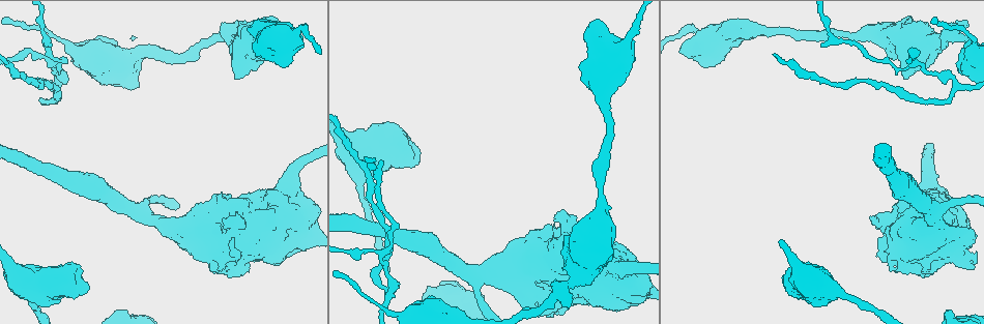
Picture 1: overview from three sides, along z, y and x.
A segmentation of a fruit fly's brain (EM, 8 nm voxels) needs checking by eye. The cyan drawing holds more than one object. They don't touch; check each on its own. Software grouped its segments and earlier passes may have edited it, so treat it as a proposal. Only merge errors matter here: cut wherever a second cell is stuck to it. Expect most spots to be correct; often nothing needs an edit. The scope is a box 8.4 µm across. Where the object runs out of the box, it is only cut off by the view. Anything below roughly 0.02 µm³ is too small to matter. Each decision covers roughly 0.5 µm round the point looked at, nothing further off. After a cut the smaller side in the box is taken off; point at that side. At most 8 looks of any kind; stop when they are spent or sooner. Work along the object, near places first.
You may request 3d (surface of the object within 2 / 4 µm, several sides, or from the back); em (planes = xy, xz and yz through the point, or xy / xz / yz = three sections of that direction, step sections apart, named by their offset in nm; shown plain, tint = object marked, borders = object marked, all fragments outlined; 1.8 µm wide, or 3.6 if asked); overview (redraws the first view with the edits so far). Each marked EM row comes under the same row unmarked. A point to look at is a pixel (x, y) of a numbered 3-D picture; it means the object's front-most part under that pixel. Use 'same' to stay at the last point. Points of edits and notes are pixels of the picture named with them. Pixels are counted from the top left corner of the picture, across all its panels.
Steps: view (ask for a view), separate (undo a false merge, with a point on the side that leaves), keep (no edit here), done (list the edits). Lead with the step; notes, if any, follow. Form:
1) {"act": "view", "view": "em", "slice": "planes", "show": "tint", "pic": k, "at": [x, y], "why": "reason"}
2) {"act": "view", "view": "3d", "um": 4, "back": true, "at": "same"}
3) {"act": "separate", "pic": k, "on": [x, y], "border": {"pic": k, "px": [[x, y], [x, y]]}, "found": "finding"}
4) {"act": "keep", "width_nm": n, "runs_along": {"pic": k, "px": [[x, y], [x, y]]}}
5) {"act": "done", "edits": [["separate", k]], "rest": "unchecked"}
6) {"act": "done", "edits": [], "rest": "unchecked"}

{"act": "view", "view": "3d", "um": 4, "pic": 1, "at": [828, 288], "why": "calibre changes"}

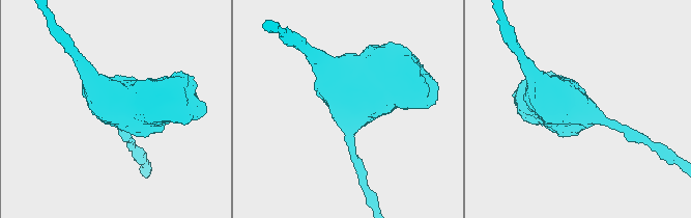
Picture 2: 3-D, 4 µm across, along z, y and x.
{"act": "view", "view": "em", "um": 3.6, "slice": "xz", "step": 4, "show": "tint", "pic": 2, "at": [579, 111]}

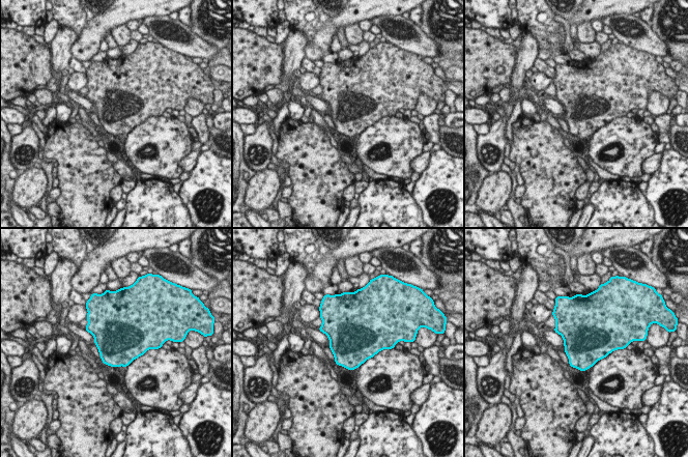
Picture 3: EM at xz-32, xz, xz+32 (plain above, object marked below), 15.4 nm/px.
{"act": "view", "view": "em", "um": 3.6, "slice": "planes", "show": "borders", "at": "same", "why": "cut it another way"}

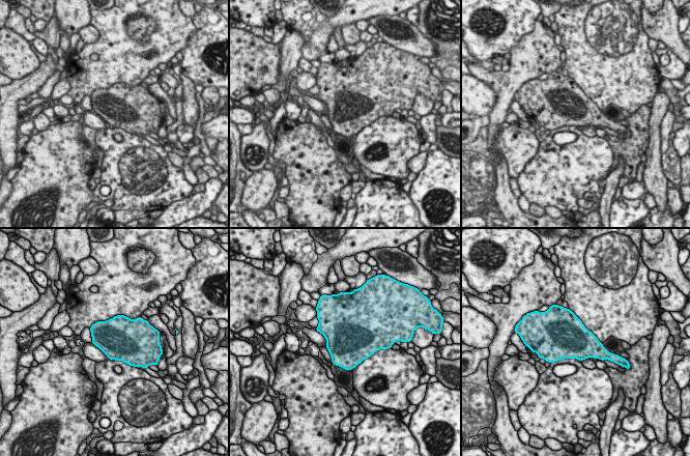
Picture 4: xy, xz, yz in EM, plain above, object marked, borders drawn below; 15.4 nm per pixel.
{"act": "keep", "found": "all the same cell"}

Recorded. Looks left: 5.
{"act": "view", "view": "3d", "um": 2, "pic": 1, "at": [955, 83]}

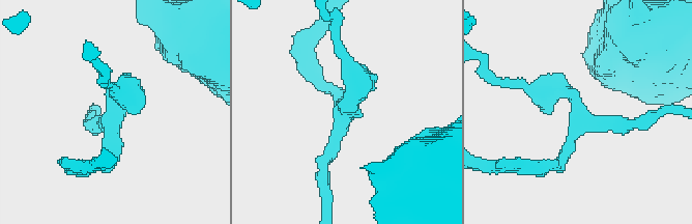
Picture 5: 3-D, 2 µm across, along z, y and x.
{"act": "view", "view": "em", "slice": "planes", "show": "borders", "pic": 5, "at": [577, 115], "arms": 3, "why": "need the tissue"}

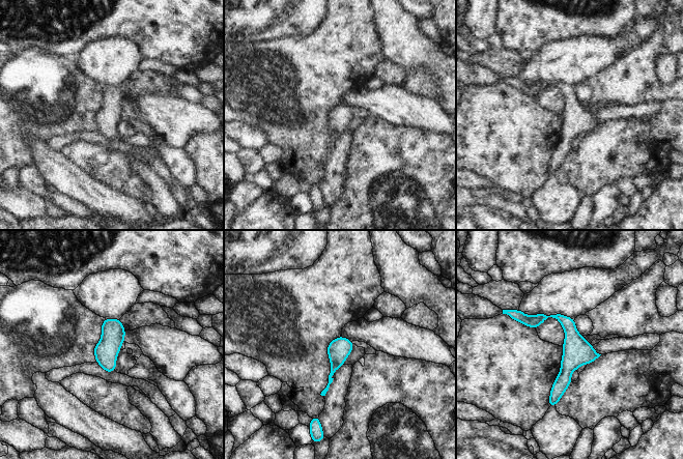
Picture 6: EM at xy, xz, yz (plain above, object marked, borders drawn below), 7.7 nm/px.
{"act": "keep", "runs_along": {"pic": 6, "px": [[519, 314], [558, 316], [571, 331], [553, 403]]}, "found": "continuous, no second cell"}

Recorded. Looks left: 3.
{"act": "view", "view": "3d", "um": 4, "pic": 1, "at": [311, 236], "why": "thick turns thin"}

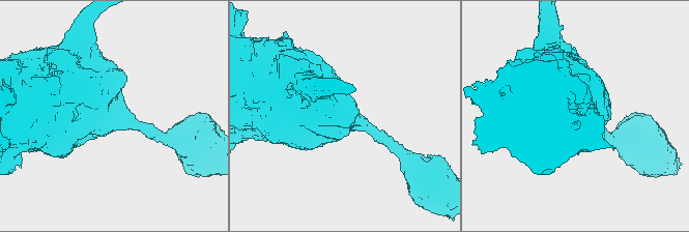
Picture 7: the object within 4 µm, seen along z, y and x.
{"act": "view", "view": "em", "um": 3.6, "slice": "xz", "step": 8, "show": "tint", "pic": 7, "at": [110, 112]}

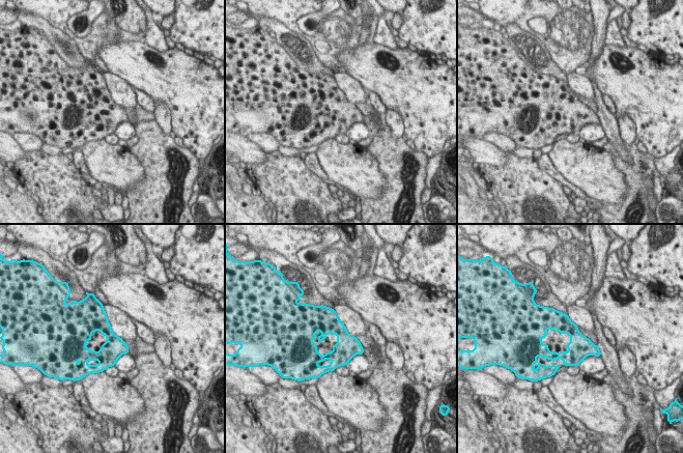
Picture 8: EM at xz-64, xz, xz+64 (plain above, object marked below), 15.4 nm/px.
{"act": "view", "view": "em", "um": 3.6, "slice": "planes", "show": "tint", "at": "same", "why": "cut it another way"}

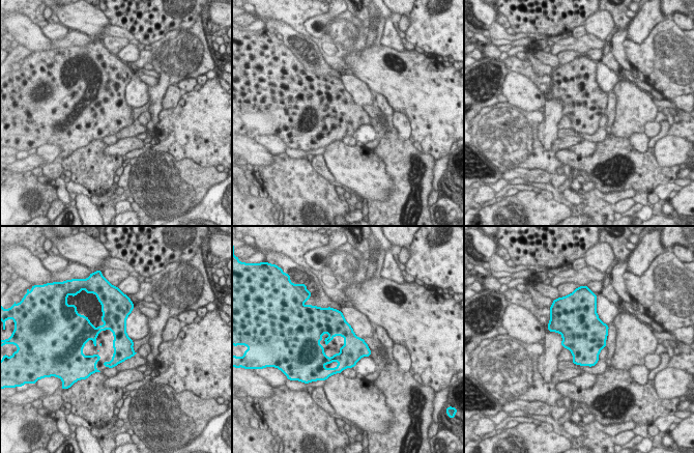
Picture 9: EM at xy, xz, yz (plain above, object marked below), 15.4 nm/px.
{"act": "keep", "found": "continuous, no second cell"}

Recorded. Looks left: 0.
{"act": "done", "edits": [], "rest": "unchecked"}

